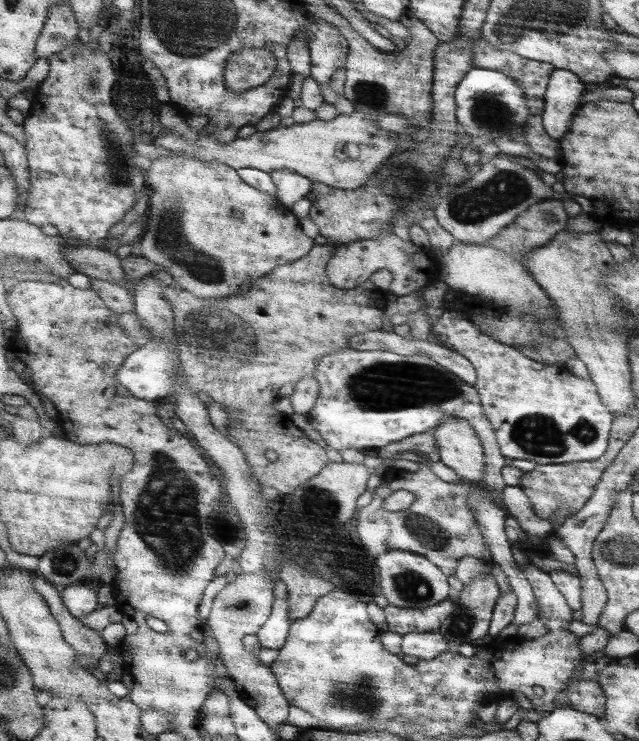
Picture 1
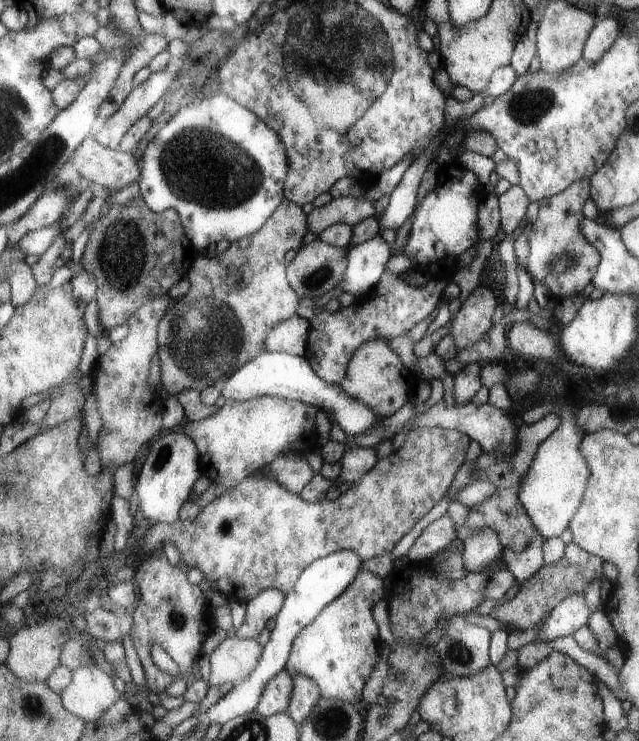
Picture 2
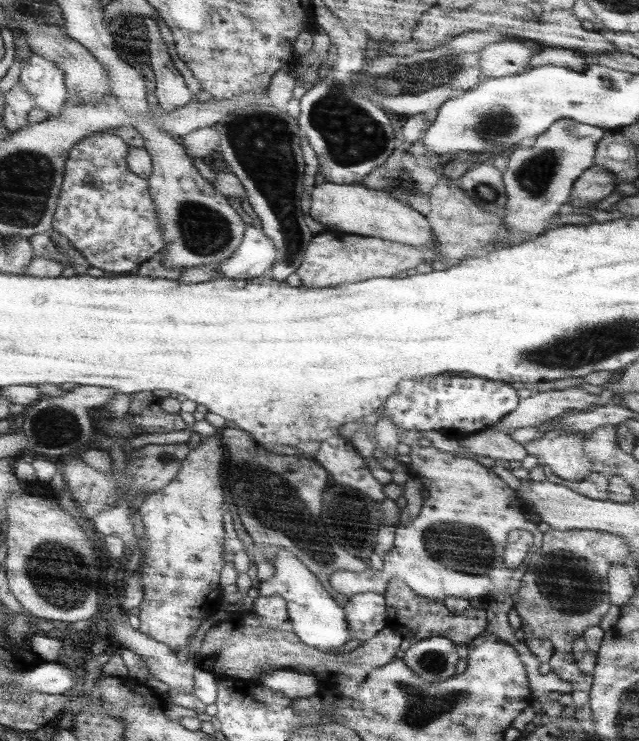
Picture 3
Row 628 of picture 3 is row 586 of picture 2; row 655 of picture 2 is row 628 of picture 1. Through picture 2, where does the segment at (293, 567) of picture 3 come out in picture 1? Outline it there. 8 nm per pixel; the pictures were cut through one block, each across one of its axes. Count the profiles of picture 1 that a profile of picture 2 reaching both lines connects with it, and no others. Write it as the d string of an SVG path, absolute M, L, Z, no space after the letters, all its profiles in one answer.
M289 598L287 600L275 600L273 614L271 614L271 618L267 620L267 624L259 632L259 642L261 642L263 648L283 650L283 646L287 644L287 638L291 634L291 626L295 622L291 618L289 610L291 610Z

